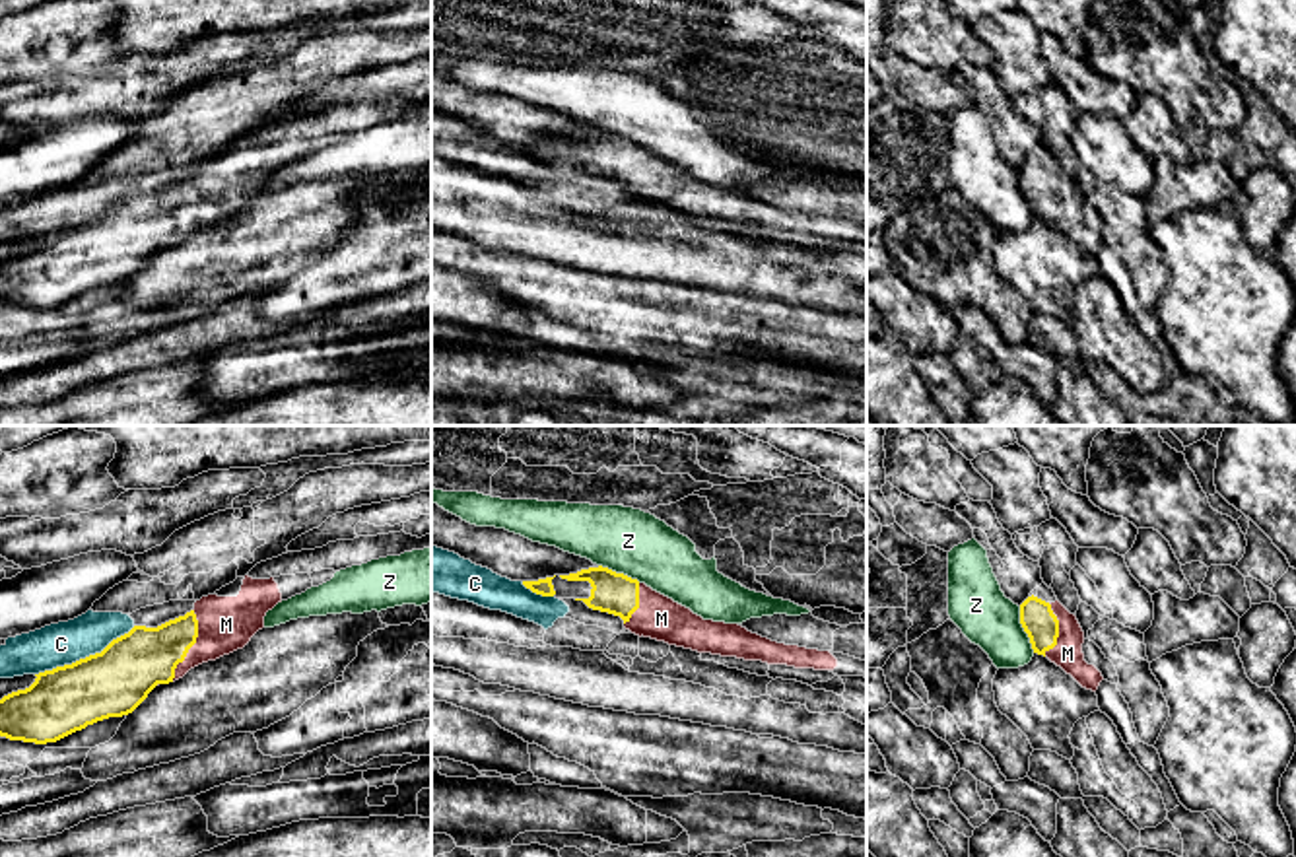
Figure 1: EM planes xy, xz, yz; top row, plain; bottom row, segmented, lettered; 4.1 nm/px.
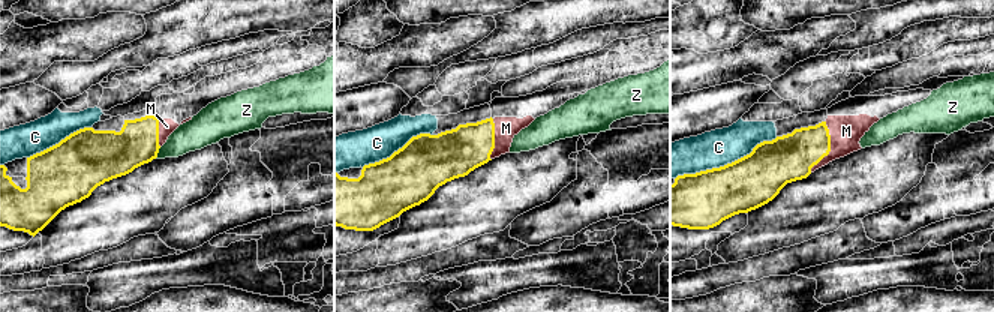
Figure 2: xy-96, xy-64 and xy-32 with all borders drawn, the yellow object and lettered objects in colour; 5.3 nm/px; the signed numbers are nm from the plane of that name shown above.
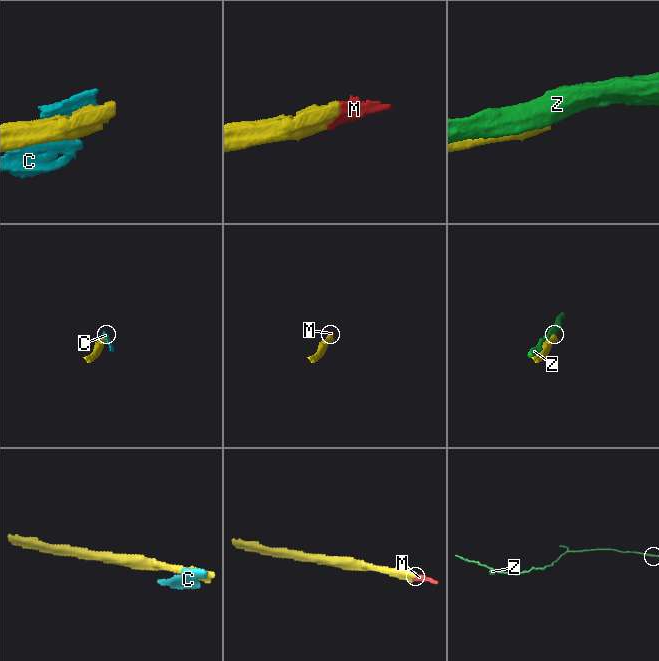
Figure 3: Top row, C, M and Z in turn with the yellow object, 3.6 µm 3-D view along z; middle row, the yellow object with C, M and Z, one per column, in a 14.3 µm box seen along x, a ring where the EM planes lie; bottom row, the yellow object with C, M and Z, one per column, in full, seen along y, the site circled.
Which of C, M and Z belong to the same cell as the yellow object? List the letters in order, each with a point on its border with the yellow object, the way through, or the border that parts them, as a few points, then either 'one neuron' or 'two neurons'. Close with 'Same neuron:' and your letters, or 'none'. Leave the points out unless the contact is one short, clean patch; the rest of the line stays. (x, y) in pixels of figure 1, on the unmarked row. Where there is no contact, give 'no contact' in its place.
C: meets yellow in xy at (86, 222); two neurons
M: meets yellow in xy at (193, 208); one neuron
Z: meets yellow in yz at (1024, 195); two neurons
Same neuron: M

